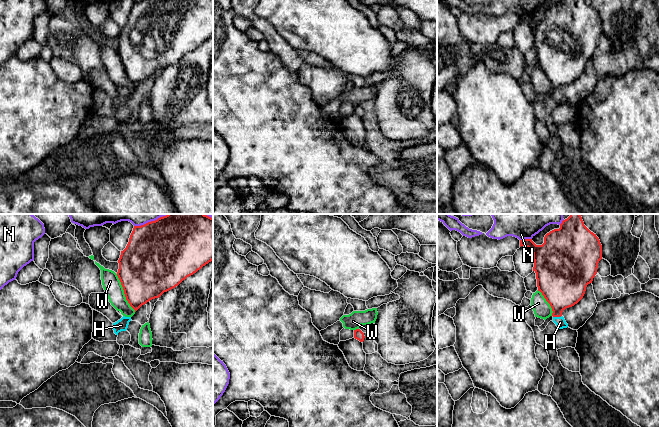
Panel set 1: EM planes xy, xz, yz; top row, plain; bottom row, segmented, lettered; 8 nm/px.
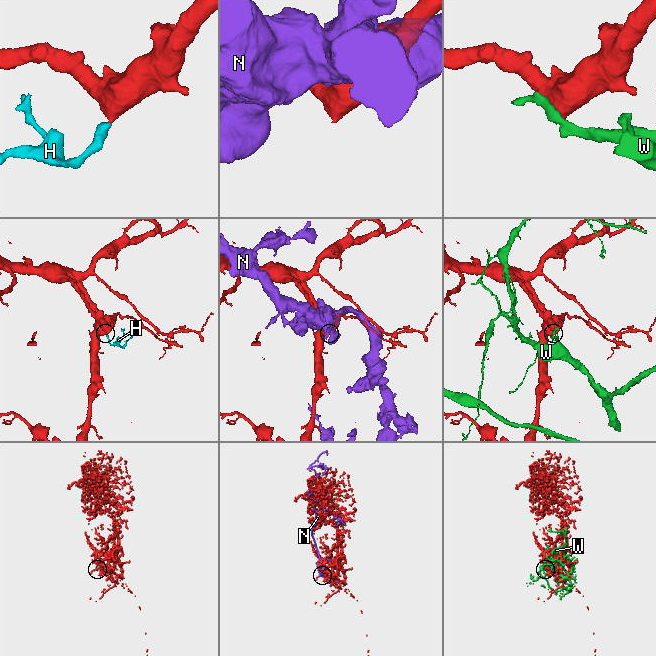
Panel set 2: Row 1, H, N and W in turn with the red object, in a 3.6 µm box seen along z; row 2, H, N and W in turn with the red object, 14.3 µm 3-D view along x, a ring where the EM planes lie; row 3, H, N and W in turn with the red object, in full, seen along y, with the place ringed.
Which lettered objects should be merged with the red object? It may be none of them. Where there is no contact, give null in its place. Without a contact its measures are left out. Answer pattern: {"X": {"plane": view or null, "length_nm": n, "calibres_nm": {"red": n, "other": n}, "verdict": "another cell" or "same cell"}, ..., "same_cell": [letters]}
{"H": {"plane": "yz", "length_nm": 70, "calibres_nm": {"red": 340, "other": 90}, "verdict": "same cell"}, "N": {"plane": "yz", "length_nm": 100, "calibres_nm": {"red": 260, "other": 380}, "verdict": "another cell"}, "W": {"plane": "xy", "length_nm": 340, "calibres_nm": {"red": 440, "other": 140}, "verdict": "another cell"}, "same_cell": ["H"]}

